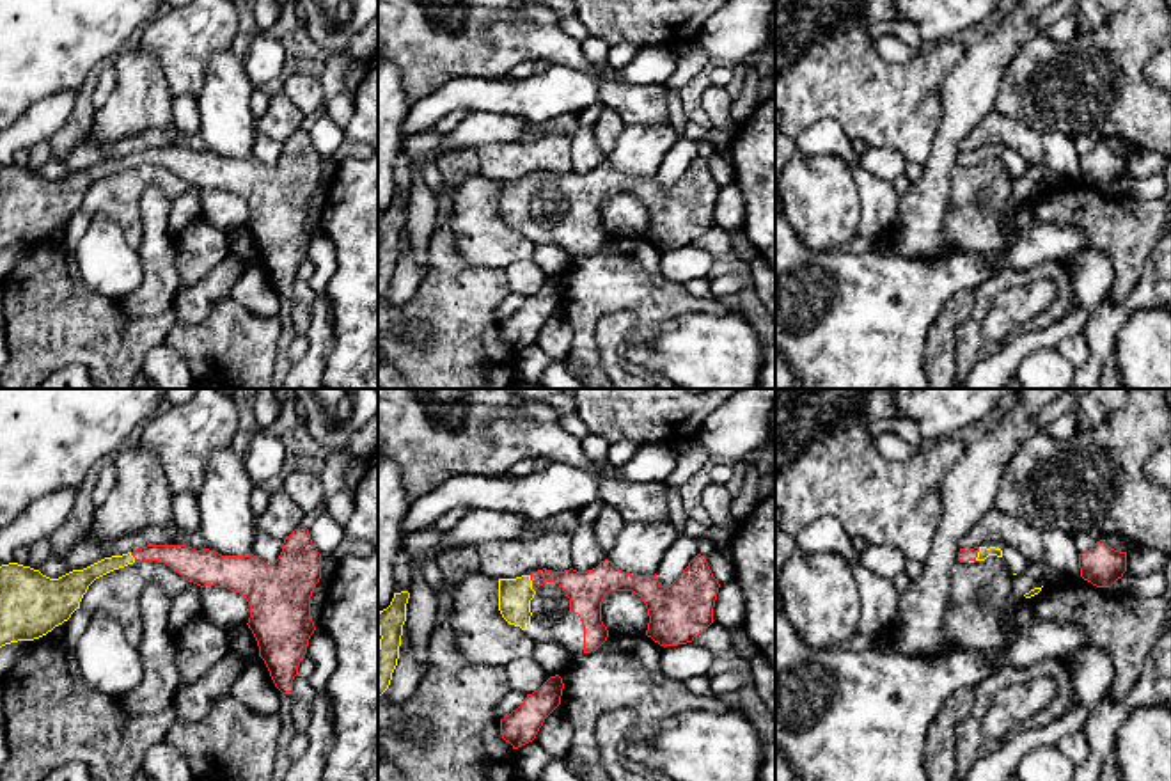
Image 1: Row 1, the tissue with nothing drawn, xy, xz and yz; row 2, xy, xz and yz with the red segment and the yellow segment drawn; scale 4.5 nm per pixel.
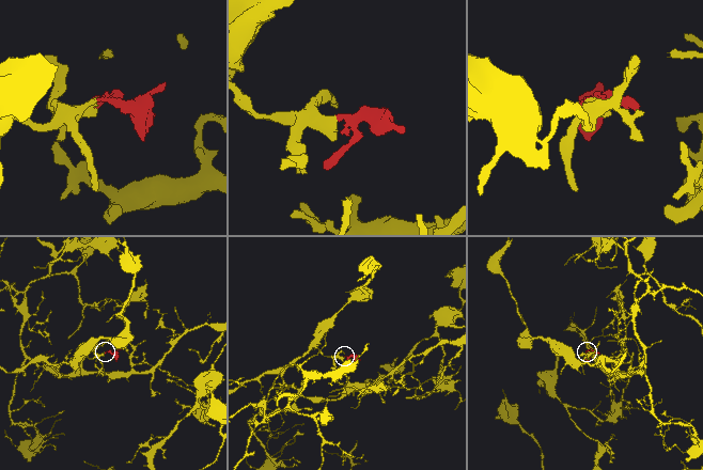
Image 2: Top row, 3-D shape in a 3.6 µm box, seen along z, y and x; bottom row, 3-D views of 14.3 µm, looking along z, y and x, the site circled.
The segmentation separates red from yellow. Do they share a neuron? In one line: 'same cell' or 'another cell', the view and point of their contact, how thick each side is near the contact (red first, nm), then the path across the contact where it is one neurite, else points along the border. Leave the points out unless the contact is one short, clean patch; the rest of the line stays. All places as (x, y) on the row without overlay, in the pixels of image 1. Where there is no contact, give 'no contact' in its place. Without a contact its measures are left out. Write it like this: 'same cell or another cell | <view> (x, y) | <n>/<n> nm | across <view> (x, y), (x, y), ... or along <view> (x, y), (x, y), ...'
same cell | yz (976, 158) | 60/50 nm | across yz (971, 157), (976, 158), (983, 155)

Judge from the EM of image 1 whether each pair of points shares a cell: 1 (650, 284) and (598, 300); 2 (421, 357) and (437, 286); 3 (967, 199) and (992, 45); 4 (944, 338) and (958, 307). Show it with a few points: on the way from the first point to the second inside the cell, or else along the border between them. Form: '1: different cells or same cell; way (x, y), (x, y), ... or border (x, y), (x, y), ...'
1: same cell; way (637, 284), (614, 284), (611, 288)
2: same cell; way (439, 339), (439, 304)
3: different cells; border (957, 162), (951, 171), (951, 205)
4: same cell; way (944, 331), (951, 315)

